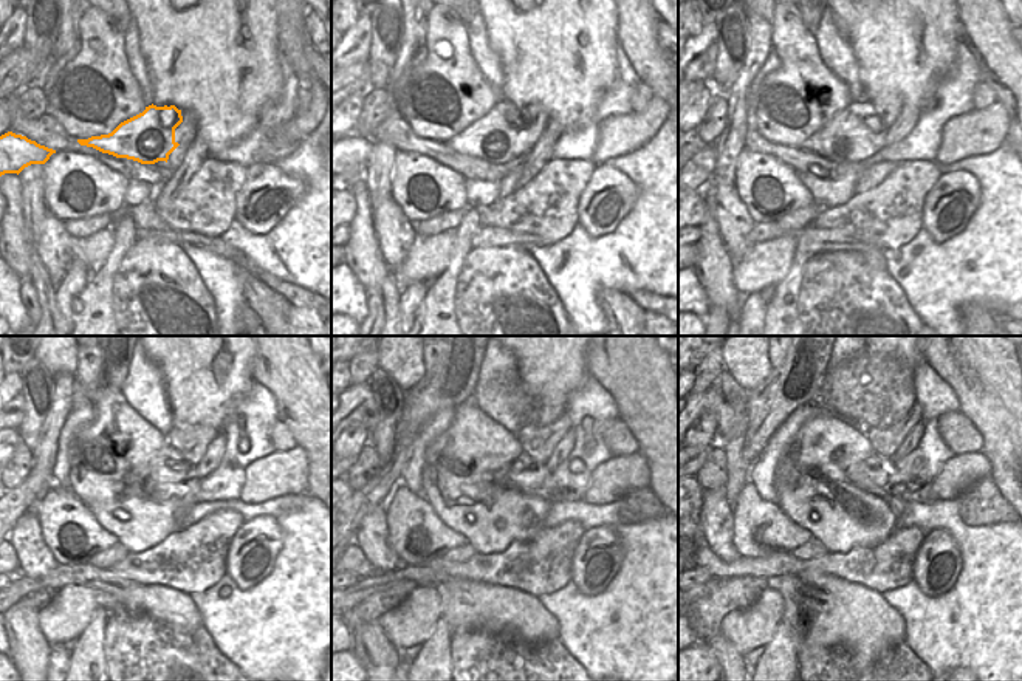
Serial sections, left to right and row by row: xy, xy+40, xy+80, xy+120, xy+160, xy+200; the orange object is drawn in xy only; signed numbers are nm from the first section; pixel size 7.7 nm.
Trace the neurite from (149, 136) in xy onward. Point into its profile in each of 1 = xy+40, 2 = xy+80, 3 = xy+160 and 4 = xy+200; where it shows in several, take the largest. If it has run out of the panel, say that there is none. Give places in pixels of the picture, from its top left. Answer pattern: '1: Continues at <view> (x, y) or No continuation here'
1: Continues at xy+40 (496, 138)
2: Continues at xy+80 (849, 136)
3: Continues at xy+160 (527, 474)
4: Continues at xy+200 (880, 471)

